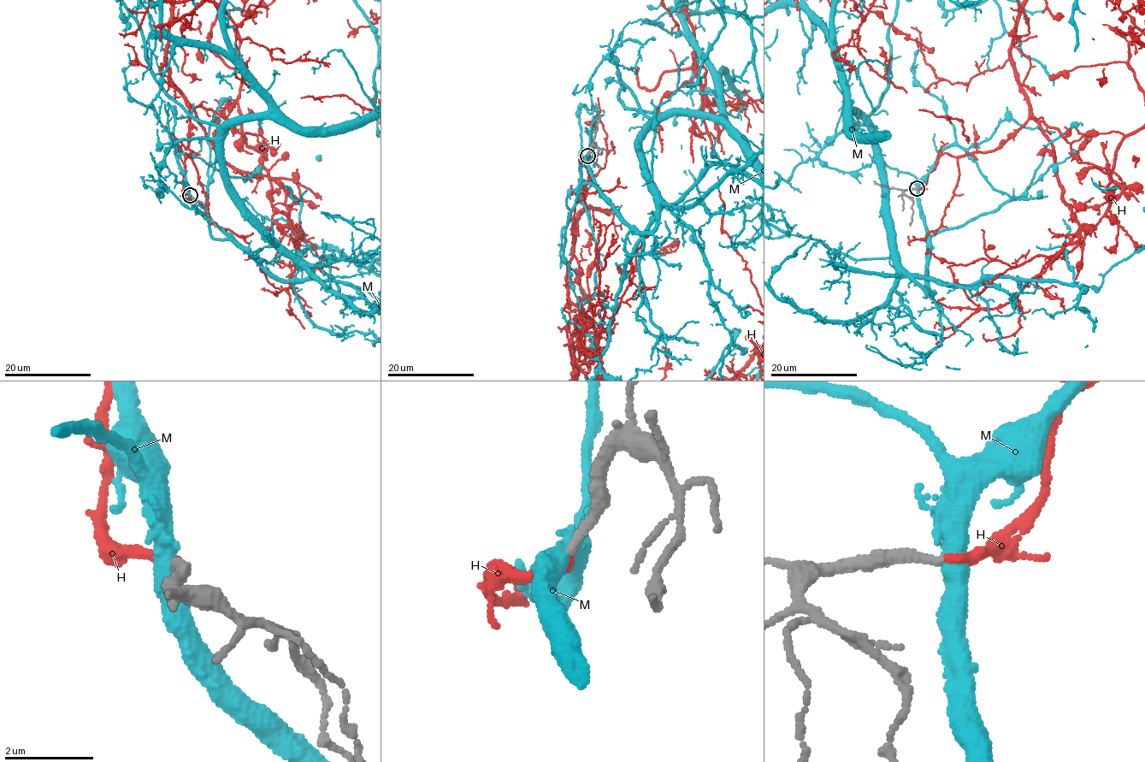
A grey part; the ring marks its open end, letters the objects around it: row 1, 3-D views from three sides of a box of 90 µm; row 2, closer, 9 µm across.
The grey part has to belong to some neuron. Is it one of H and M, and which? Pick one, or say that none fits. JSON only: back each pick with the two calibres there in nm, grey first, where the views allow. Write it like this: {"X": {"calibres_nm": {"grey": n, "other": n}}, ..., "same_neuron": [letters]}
{"H": {"calibres_nm": {"grey": 220, "other": 200}}, "same_neuron": ["H"]}

